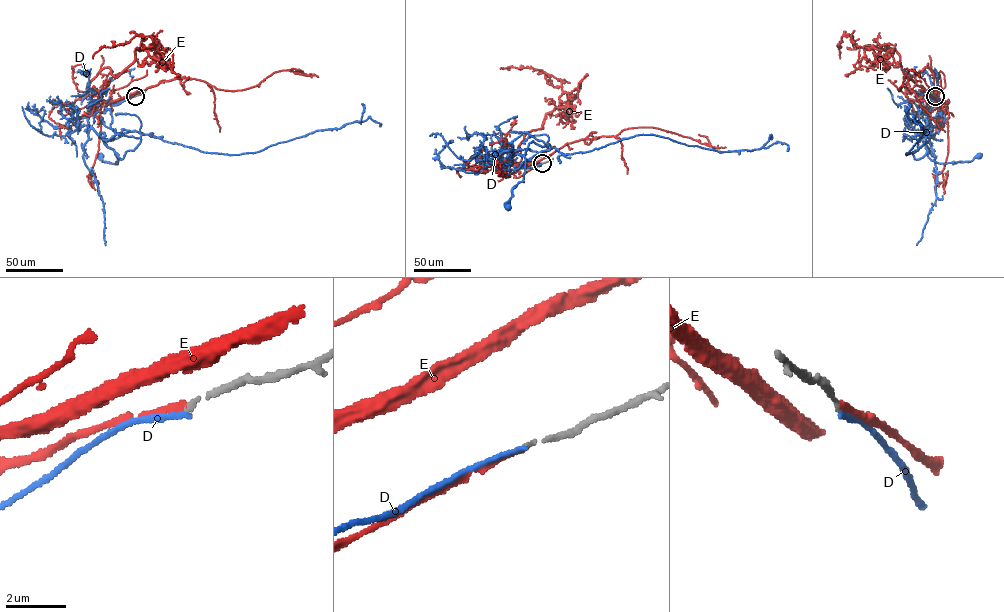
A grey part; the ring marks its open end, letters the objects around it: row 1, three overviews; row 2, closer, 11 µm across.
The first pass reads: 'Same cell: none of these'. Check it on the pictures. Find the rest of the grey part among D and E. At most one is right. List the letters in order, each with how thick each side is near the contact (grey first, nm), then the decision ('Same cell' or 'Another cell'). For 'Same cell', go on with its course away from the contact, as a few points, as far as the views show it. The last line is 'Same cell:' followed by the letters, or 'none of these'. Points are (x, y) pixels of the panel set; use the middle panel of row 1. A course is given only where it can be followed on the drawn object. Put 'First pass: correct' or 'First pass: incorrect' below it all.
D: Thickness 130 nm (grey) against 170 nm. Another cell
E: Thickness 140 nm (grey) against 200 nm. Same cell. Its course: (543, 163), (517, 177), (506, 168), (535, 163), (566, 144), (638, 127), (725, 147)
Same cell: E
First pass: incorrect

